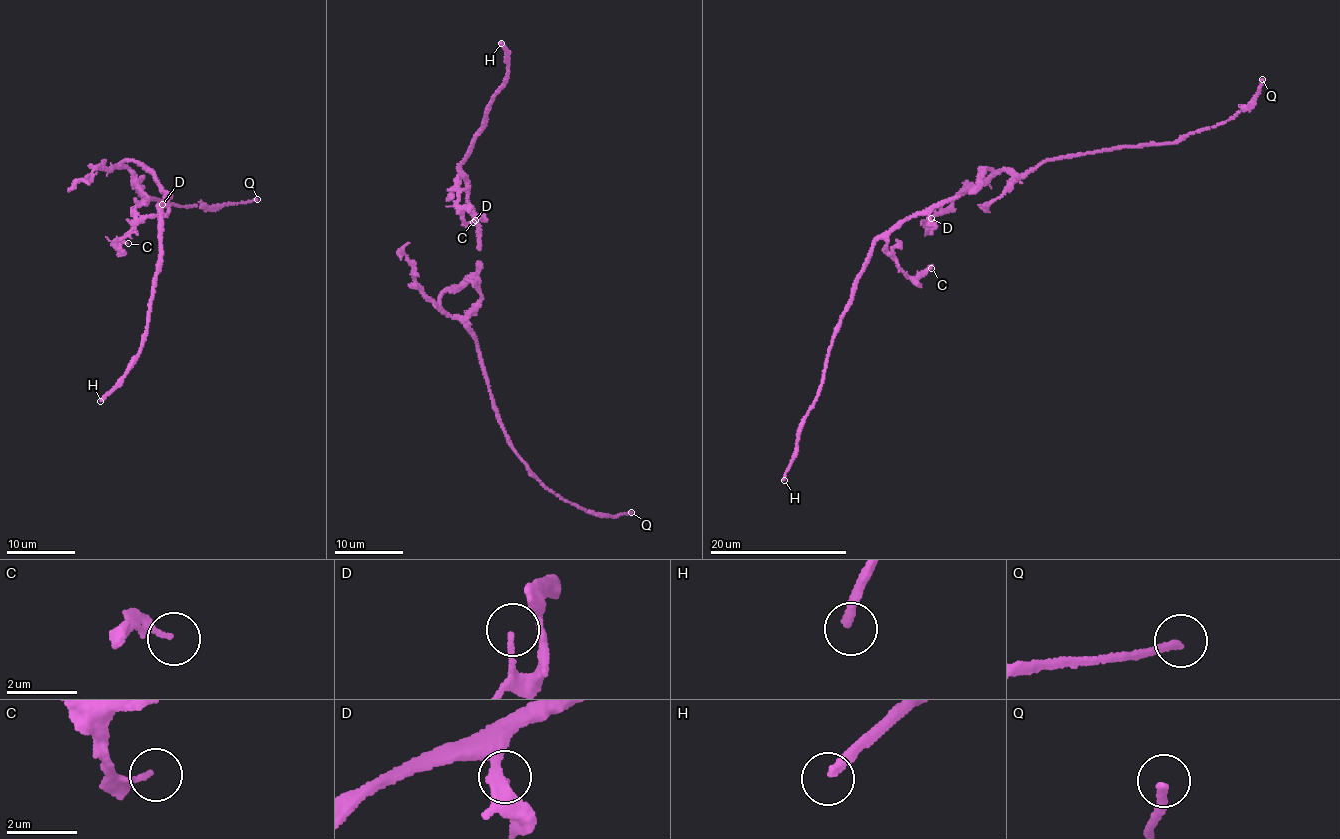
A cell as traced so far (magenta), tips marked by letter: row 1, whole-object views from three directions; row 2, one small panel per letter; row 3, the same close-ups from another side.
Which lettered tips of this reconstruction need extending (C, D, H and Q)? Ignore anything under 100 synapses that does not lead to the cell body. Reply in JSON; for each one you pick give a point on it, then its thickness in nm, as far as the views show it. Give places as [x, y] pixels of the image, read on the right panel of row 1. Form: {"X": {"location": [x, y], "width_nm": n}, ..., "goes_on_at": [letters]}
{"Q": {"location": [1262, 79], "width_nm": 200}, "goes_on_at": ["Q"]}

